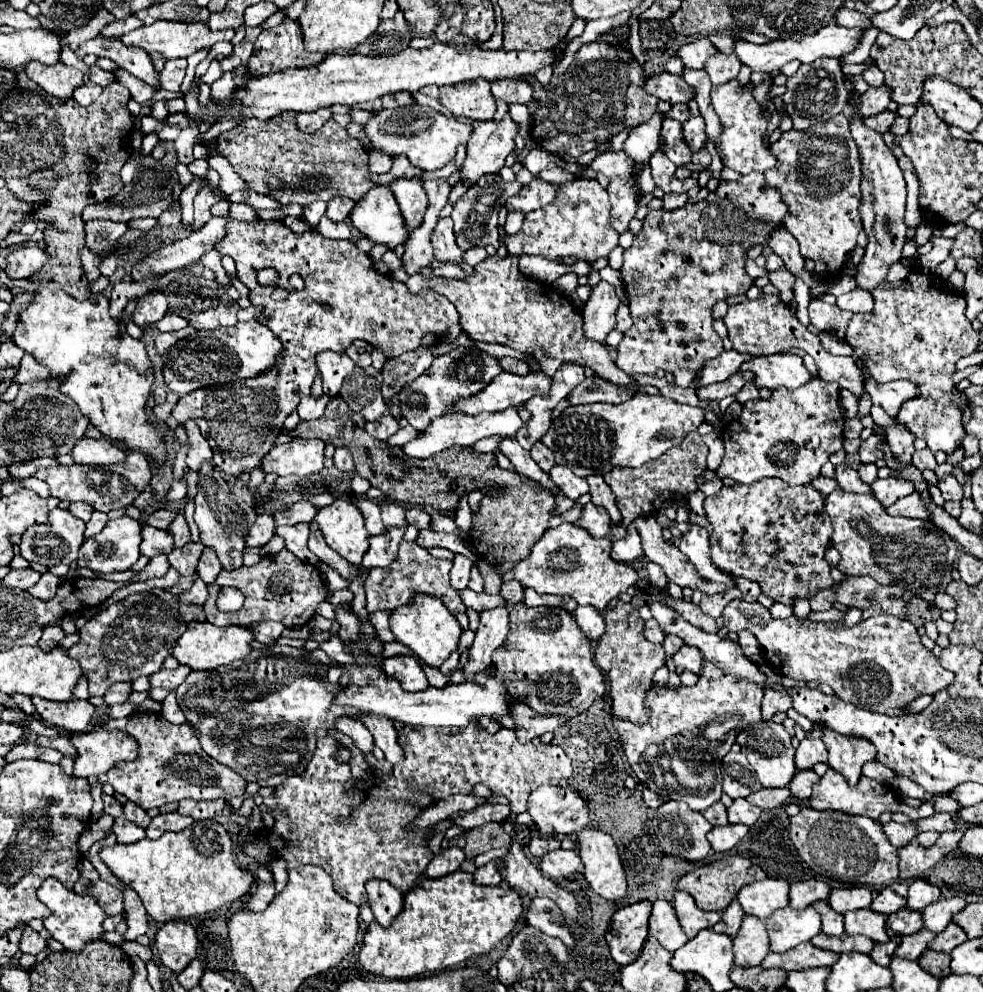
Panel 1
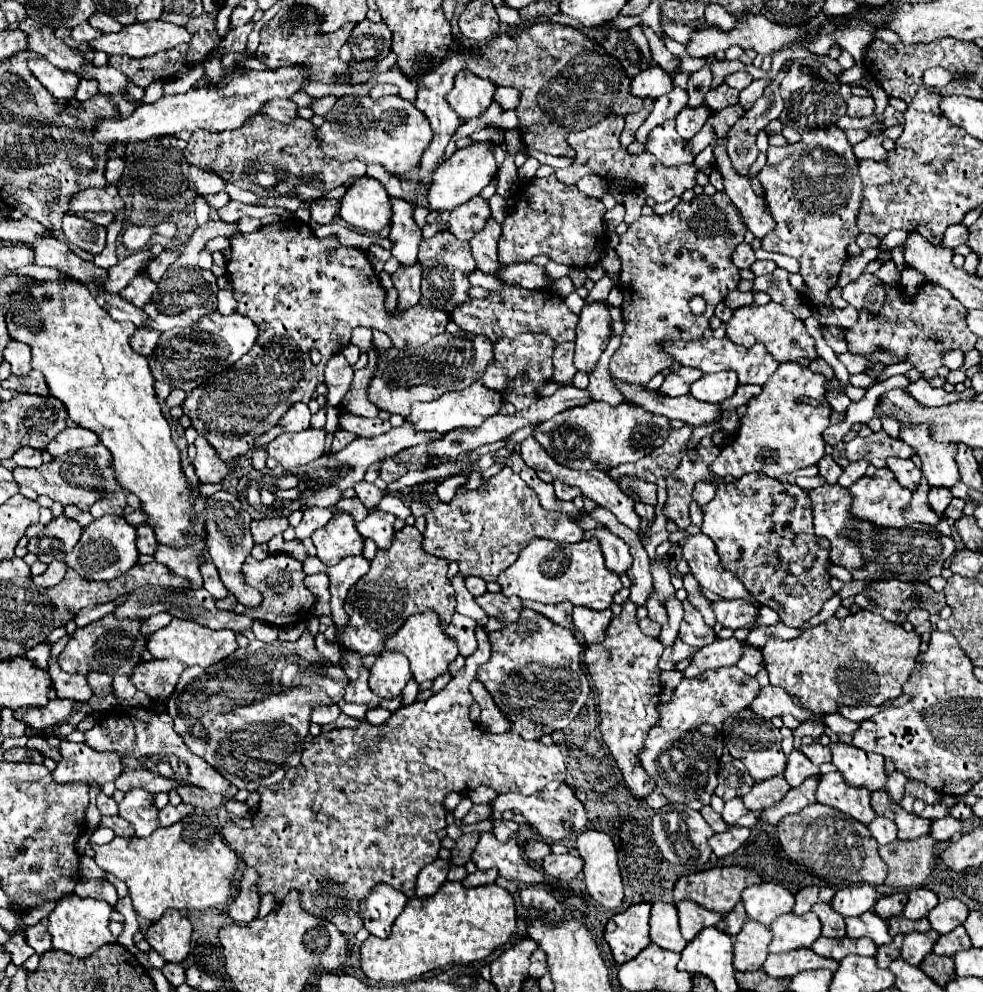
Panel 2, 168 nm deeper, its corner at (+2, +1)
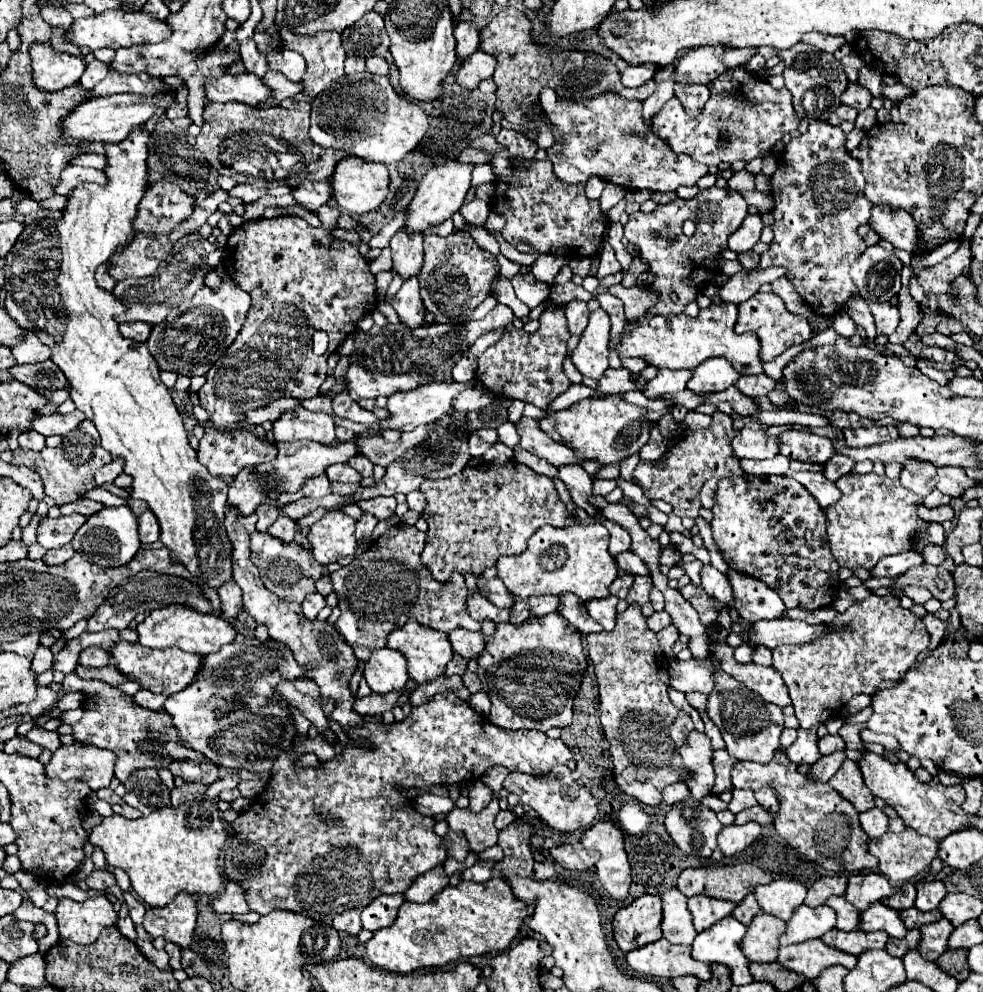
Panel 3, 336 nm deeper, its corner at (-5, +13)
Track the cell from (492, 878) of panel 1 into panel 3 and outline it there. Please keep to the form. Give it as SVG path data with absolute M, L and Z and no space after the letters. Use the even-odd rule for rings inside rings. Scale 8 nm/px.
M485 860L485 862L477 862L475 866L467 868L463 874L461 874L461 880L471 880L471 882L485 882L493 876L493 866L495 862L493 860Z

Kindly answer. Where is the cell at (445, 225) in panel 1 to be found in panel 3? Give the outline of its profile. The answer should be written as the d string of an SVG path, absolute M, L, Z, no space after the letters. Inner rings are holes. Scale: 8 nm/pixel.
M453 232L445 238L435 234L423 236L425 262L419 274L421 300L435 316L433 324L463 324L471 320L475 308L487 298L491 292L491 282L499 274L499 264L495 256L483 248L479 248L473 238L465 232Z

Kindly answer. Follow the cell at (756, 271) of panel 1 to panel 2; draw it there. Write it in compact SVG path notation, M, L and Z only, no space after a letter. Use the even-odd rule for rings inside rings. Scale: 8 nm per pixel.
M740 244L736 246L734 254L732 254L732 262L738 266L738 268L750 268L752 262L756 262L756 256L754 256L754 250L748 246L748 244Z

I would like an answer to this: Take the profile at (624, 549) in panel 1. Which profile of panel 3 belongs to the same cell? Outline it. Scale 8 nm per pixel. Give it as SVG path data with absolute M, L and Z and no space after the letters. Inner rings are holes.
M623 552L623 554L619 554L615 560L617 560L617 564L619 564L627 574L633 574L633 576L649 576L647 566L645 566L643 560L639 560L639 556L633 554L633 552Z

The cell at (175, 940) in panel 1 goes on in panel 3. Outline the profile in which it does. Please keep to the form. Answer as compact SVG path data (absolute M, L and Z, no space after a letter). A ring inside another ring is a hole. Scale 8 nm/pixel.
M181 892L175 900L163 908L149 908L143 918L143 928L153 936L163 936L169 942L187 948L193 938L197 920L197 906L195 900Z

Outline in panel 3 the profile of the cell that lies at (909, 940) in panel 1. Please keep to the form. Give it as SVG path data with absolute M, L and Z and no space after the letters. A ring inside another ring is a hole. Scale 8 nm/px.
M941 918L933 924L921 926L919 954L923 954L923 958L935 962L947 950L947 940L949 940L951 932L953 932L953 926L945 918Z

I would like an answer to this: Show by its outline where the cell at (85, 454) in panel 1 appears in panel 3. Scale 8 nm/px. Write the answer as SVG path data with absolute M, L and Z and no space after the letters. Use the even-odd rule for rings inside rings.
M75 410L71 414L65 414L65 416L59 414L59 412L55 412L51 416L39 416L39 418L35 418L33 424L31 424L31 428L35 432L43 434L43 436L51 436L51 434L65 436L67 432L75 430L83 420L85 420L85 414L79 412L79 410Z

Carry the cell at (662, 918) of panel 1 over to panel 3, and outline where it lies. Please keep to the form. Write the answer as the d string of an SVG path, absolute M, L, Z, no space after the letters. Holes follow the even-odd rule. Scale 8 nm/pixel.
M677 888L665 892L663 900L663 938L671 944L691 944L697 936L691 924L691 912L687 908L687 896L681 894Z

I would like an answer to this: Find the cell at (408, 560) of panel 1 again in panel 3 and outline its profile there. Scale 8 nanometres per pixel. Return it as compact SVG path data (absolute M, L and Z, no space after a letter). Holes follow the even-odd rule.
M391 526L365 554L357 556L349 566L329 574L341 608L335 628L339 628L339 634L353 648L359 662L365 662L373 650L383 648L389 632L403 626L409 618L441 632L451 632L455 628L475 632L481 628L467 612L469 592L461 574L455 572L447 584L441 584L431 576L421 578L421 570L425 568L421 564L423 544L425 532L419 532L415 526Z

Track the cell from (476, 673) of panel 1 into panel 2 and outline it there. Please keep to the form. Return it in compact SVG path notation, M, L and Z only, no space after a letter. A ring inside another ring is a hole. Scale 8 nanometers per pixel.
M478 626L476 628L476 640L478 640L478 650L466 658L466 664L458 670L458 674L446 684L446 688L442 688L438 694L434 694L432 698L428 698L426 702L414 702L410 706L404 706L400 708L398 712L394 712L390 718L388 718L388 724L384 726L370 726L368 722L362 722L360 728L352 730L352 728L344 728L344 730L330 730L326 734L318 734L318 736L306 736L304 740L304 752L302 752L302 764L300 768L296 770L288 770L284 780L272 784L272 786L266 786L266 788L260 788L258 794L260 794L260 806L258 806L258 814L254 816L254 828L250 830L244 830L244 828L234 828L234 822L226 822L222 832L224 832L224 838L228 842L228 846L242 856L242 860L256 868L256 872L260 874L260 880L258 880L258 888L262 894L266 892L274 892L278 902L288 894L288 890L292 888L298 888L302 892L302 908L310 914L316 914L320 918L328 918L330 922L334 922L338 926L340 932L344 934L356 934L364 924L362 924L362 918L360 918L360 902L368 896L370 888L378 882L386 882L390 886L394 886L396 890L404 892L408 898L414 896L414 890L416 890L416 876L418 872L434 862L438 858L438 850L440 850L440 840L436 836L438 830L446 828L446 818L444 818L444 808L442 808L442 802L446 798L446 794L450 794L452 790L454 792L470 792L478 786L492 786L496 792L520 792L520 794L534 794L538 790L542 790L548 782L552 780L564 780L566 778L566 764L564 764L564 756L560 752L560 748L556 744L552 746L546 746L542 744L540 740L524 740L522 736L518 736L518 732L502 732L502 734L492 734L484 728L480 728L476 722L470 720L468 712L470 712L470 704L474 702L474 696L470 692L470 684L476 680L476 672L482 664L486 664L490 660L490 650L492 650L492 644L490 644L490 638L488 638L488 632L484 626Z

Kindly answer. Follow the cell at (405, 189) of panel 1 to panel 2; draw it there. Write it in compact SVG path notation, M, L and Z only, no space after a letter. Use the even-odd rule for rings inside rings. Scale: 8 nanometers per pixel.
M392 198L392 226L390 226L390 242L392 256L398 258L400 264L414 264L416 252L422 242L422 228L414 222L414 206L404 198Z

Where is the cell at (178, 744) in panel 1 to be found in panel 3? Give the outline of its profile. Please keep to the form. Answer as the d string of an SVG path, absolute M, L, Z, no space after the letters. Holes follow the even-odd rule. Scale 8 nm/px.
M75 672L67 674L63 684L65 692L83 692L83 718L73 724L73 740L77 744L91 744L97 748L107 748L115 752L115 776L125 782L133 770L139 768L167 768L175 758L191 758L201 760L203 754L191 748L185 748L177 742L175 728L171 726L171 718L165 712L153 712L137 706L131 696L123 694L119 688L113 688L101 680L81 680Z

